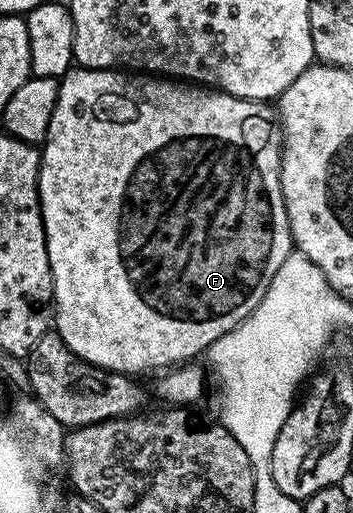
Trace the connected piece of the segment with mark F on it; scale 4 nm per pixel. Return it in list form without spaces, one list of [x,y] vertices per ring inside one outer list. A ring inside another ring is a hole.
[[[70,68],[64,77],[60,78],[57,87],[57,98],[51,115],[49,130],[40,150],[41,170],[37,176],[37,190],[41,201],[41,214],[43,215],[43,227],[47,239],[47,259],[51,263],[51,275],[53,276],[53,311],[55,314],[55,332],[61,336],[63,343],[79,359],[93,365],[97,369],[106,369],[109,373],[123,373],[126,375],[138,375],[137,373],[153,373],[156,369],[169,371],[174,367],[180,367],[197,359],[204,354],[227,331],[234,329],[242,319],[263,299],[271,279],[275,279],[275,271],[287,259],[289,253],[294,252],[295,246],[291,227],[287,219],[287,207],[283,203],[283,191],[281,190],[281,143],[283,137],[279,132],[279,118],[272,104],[263,101],[248,101],[242,97],[232,97],[230,93],[222,93],[212,87],[202,87],[196,83],[186,83],[181,79],[166,79],[161,75],[142,75],[137,71],[122,71],[120,69],[83,69]]]

